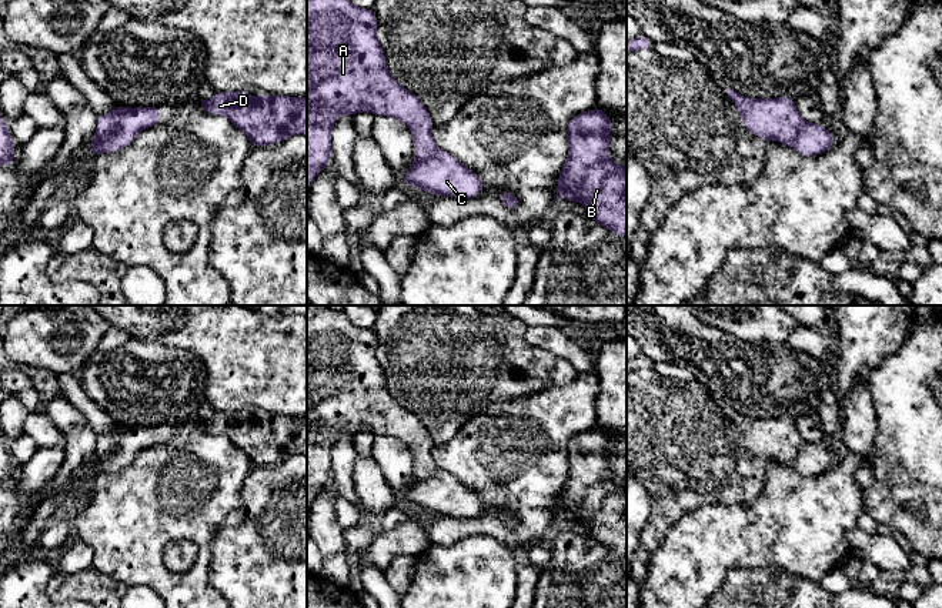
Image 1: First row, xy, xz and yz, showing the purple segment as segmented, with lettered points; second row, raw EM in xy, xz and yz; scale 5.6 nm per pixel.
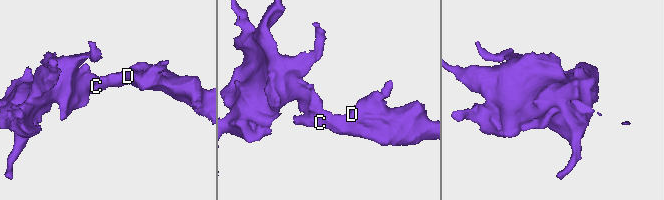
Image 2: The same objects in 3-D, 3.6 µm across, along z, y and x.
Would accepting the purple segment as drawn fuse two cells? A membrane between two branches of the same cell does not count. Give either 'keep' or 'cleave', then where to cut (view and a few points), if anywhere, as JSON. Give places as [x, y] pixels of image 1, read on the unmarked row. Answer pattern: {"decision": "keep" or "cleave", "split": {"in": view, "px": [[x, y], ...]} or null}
{"decision": "cleave", "split": {"in": "xy", "px": [[130, 428], [102, 461], [94, 461]]}}

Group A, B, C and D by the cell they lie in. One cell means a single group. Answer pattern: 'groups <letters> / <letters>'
groups A / B C D

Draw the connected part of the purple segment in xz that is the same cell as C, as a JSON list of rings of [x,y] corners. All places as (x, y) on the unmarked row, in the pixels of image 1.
[[[437,468],[435,472],[414,484],[401,497],[401,504],[421,508],[431,515],[470,520],[487,508],[481,497],[462,485],[455,475]]]

